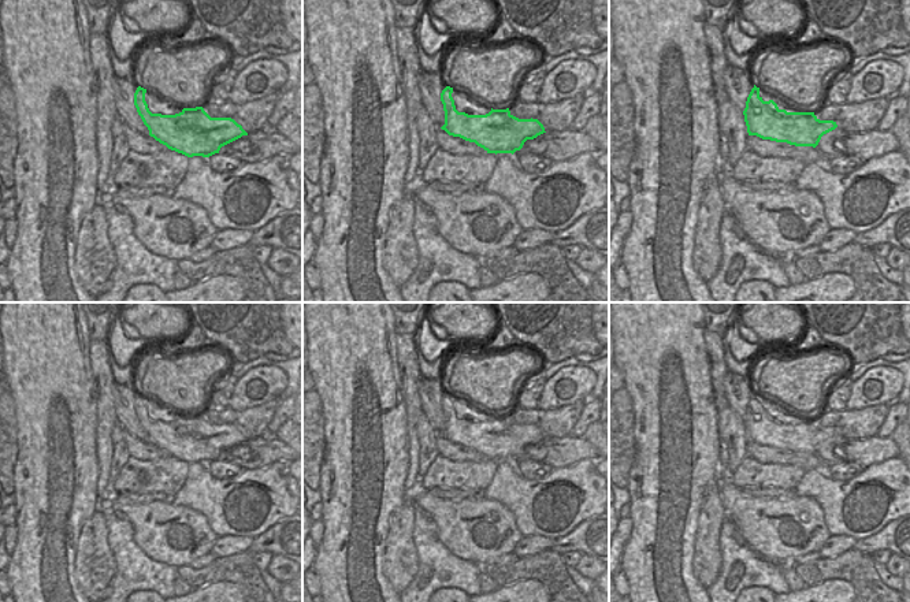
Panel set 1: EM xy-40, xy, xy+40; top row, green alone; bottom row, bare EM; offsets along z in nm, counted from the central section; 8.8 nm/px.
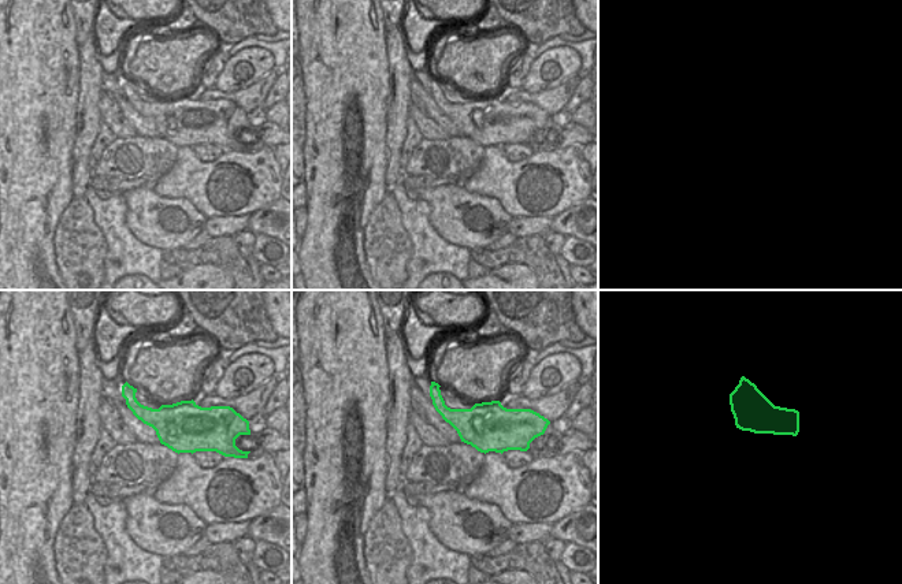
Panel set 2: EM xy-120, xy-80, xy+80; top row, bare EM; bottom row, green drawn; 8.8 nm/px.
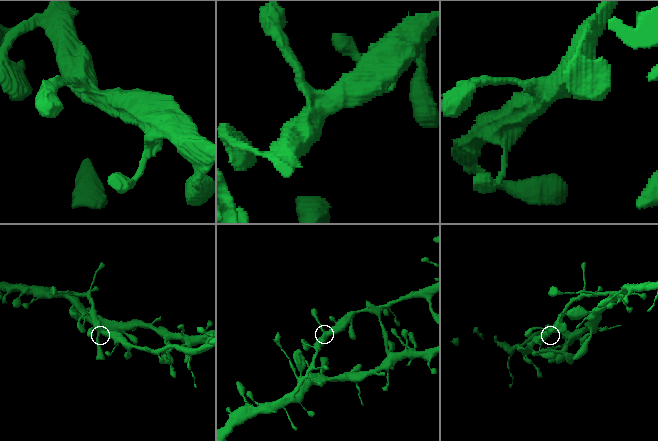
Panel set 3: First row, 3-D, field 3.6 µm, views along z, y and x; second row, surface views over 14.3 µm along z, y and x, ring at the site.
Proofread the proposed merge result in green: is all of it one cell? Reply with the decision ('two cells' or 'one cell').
one cell

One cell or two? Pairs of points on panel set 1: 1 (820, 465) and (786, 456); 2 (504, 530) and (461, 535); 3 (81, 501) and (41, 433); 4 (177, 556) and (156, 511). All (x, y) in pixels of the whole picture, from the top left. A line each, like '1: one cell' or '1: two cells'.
1: one cell
2: one cell
3: one cell
4: one cell

